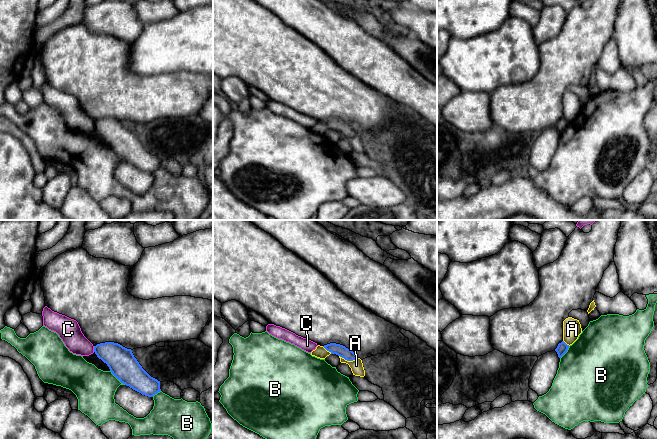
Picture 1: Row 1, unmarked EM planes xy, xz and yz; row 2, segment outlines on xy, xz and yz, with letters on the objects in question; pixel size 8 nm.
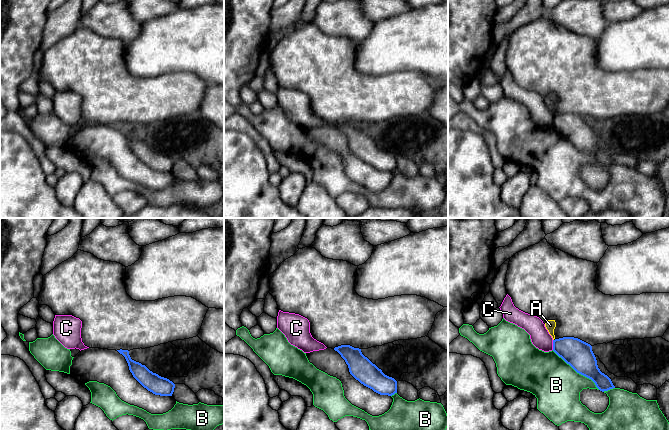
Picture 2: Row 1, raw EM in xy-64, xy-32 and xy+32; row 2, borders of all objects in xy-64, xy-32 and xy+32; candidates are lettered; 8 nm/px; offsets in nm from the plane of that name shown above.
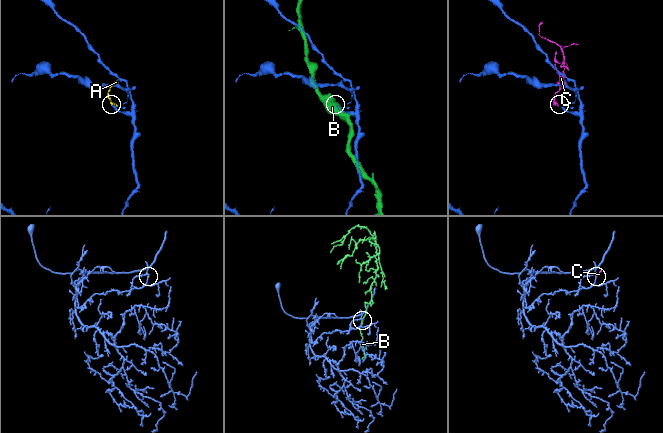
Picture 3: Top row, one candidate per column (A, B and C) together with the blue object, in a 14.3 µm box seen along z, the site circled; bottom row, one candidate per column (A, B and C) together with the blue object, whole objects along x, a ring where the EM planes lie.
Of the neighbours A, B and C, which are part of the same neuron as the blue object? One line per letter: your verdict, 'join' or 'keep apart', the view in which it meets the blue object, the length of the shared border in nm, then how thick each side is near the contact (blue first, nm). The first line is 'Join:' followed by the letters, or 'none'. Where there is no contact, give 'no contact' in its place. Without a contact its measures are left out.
Join: none
A: keep apart; contact in xz; length 150 nm; calibres 90 and 100 nm
B: keep apart; contact in xy; length 170 nm; calibres 220 and 320 nm
C: keep apart; contact in xy; length 50 nm; calibres 220 and 180 nm

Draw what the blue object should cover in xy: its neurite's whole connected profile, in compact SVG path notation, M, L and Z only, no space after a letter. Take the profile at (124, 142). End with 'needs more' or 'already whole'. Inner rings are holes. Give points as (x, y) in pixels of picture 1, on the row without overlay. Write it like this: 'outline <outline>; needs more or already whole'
outline M105 118L94 122L94 128L126 162L148 173L153 173L161 167L160 157L142 144L131 125L118 119Z; already whole

